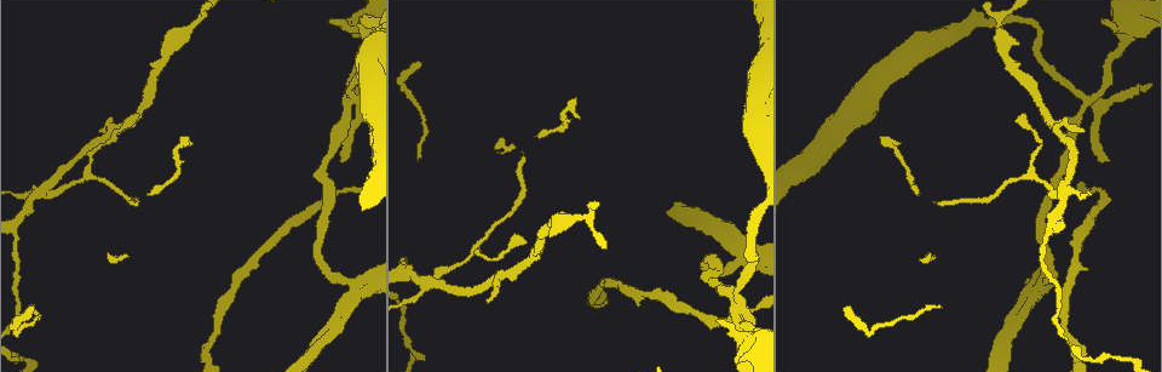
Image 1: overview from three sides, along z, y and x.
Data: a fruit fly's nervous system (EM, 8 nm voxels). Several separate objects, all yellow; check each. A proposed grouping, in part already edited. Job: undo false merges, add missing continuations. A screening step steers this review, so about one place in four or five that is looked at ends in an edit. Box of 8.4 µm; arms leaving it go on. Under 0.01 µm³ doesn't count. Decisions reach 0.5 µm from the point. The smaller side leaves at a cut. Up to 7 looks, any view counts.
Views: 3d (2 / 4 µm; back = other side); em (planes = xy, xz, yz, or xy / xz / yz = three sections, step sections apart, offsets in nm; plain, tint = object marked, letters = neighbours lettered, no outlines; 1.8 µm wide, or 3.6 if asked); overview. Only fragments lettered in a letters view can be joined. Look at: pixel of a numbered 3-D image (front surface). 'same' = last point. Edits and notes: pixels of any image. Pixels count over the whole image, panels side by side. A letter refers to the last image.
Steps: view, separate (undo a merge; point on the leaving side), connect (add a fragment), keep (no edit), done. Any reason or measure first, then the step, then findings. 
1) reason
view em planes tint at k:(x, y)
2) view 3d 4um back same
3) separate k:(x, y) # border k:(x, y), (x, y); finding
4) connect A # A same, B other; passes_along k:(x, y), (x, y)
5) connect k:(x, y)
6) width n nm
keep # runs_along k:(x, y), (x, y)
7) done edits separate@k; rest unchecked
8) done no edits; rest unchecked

four arms meet
view em yz step 4 letters at 1:(1064, 187)

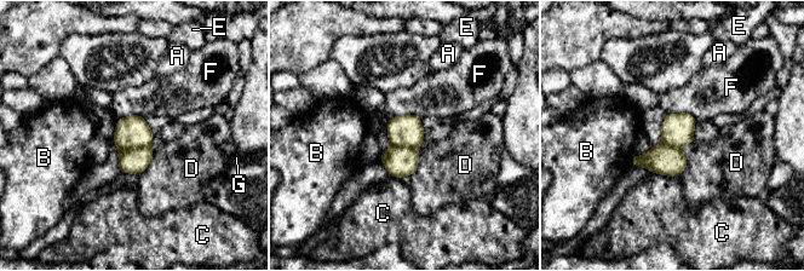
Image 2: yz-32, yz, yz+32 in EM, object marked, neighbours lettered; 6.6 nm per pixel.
longest_contact F 200 nm
separate 2:(137, 160) # A other, B other, C other, D other, E other, F other, G other; a second neuron is stuck on

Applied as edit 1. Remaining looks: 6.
view overview

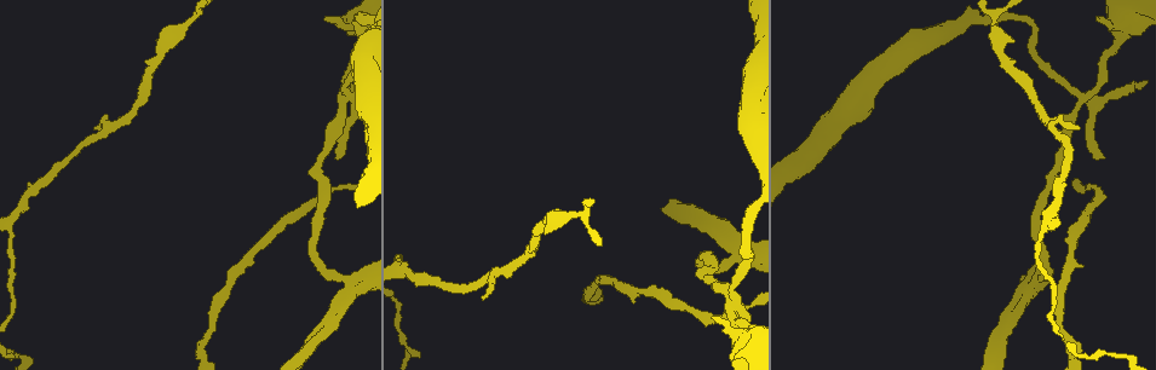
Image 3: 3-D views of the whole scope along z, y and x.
calibre changes
view em planes plain at 3:(1070, 354)

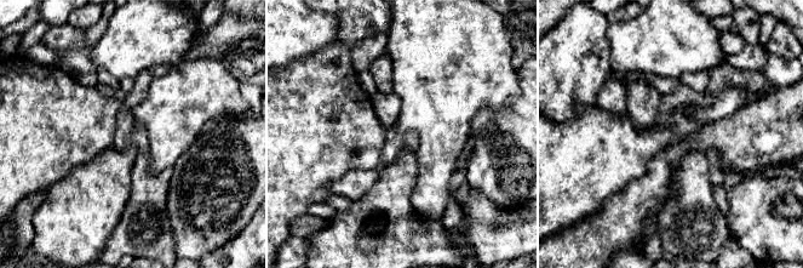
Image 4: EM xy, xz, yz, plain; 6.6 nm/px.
view em planes letters same

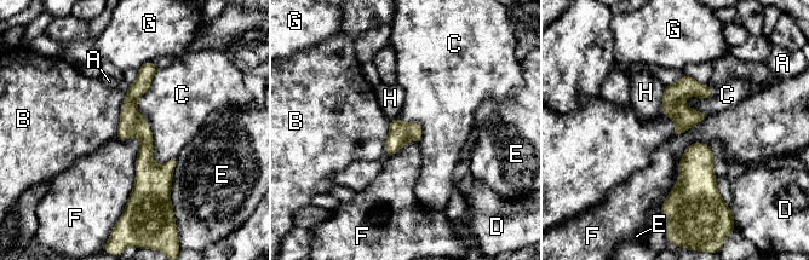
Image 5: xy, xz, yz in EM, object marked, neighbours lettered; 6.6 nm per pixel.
keep # A other, B other, C other, D other, E other, F other, G other, H other; one neuron here

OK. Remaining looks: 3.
side arm on a straight run
view em planes plain at 3:(738, 257)

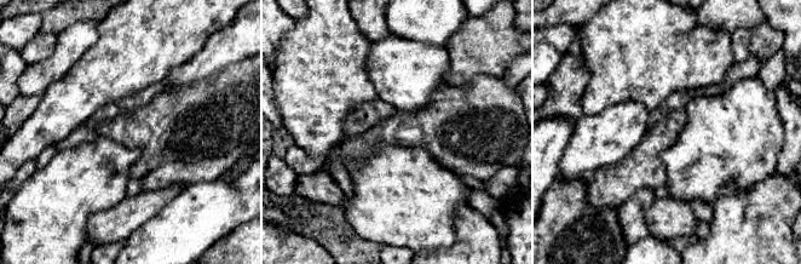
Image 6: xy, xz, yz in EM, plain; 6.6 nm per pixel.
what lies round it
view em planes letters same

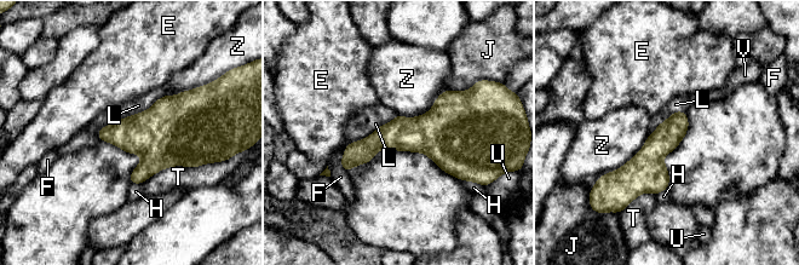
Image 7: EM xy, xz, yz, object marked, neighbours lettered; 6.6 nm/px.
keep # E other, F other, H other, J other, L other, T other, U other, V other, Z other; one neuron here

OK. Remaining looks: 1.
done edits separate@2; rest unchecked

